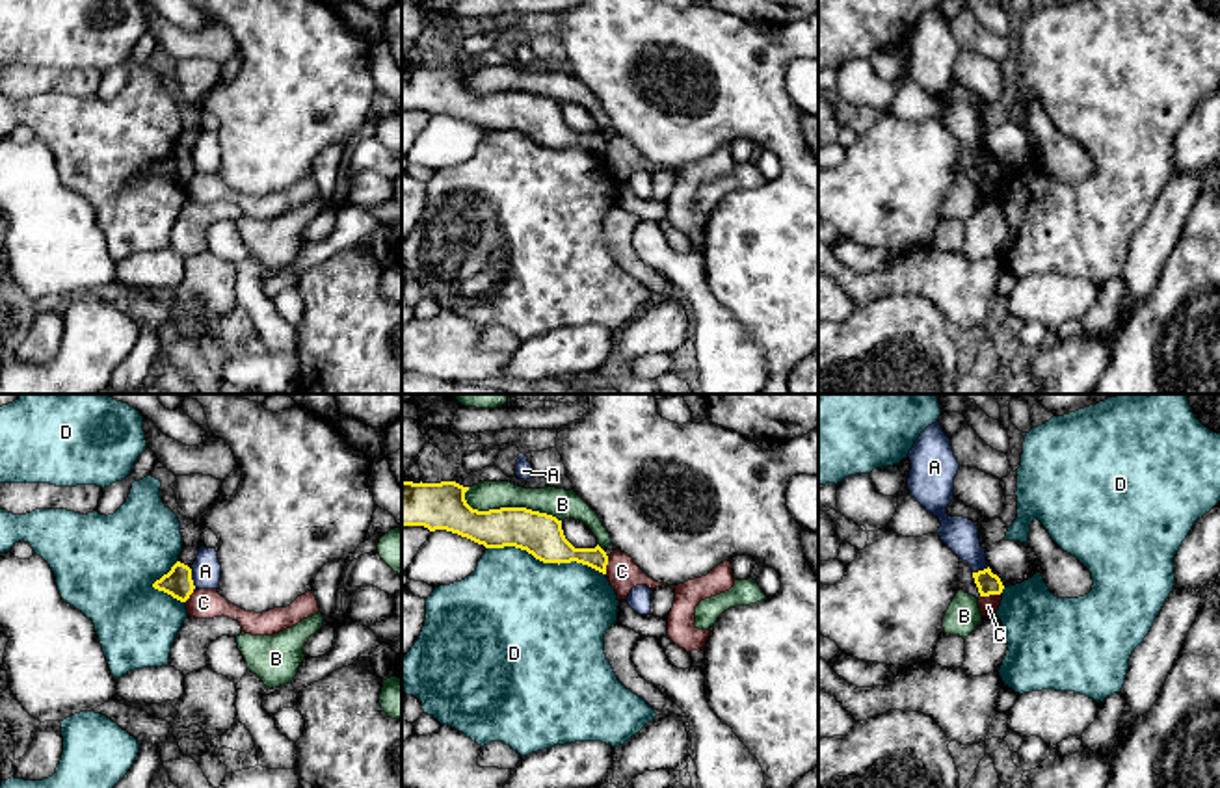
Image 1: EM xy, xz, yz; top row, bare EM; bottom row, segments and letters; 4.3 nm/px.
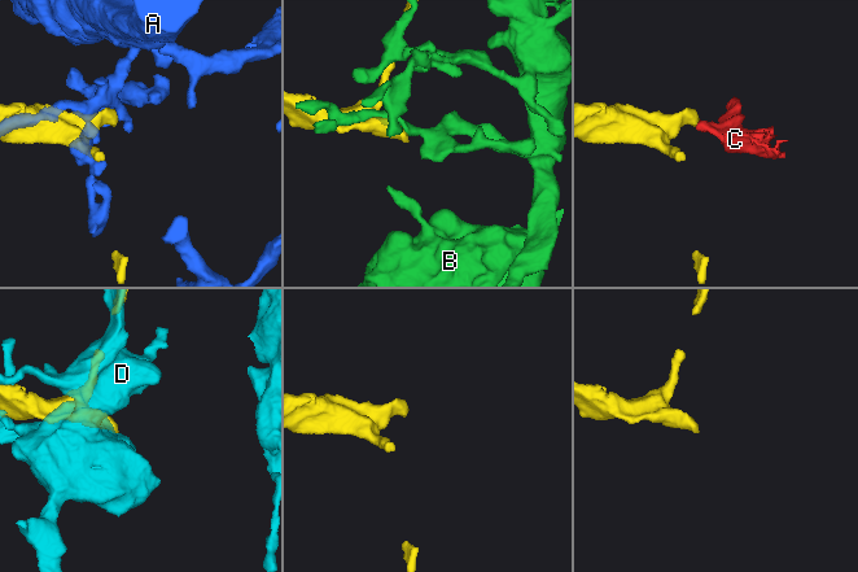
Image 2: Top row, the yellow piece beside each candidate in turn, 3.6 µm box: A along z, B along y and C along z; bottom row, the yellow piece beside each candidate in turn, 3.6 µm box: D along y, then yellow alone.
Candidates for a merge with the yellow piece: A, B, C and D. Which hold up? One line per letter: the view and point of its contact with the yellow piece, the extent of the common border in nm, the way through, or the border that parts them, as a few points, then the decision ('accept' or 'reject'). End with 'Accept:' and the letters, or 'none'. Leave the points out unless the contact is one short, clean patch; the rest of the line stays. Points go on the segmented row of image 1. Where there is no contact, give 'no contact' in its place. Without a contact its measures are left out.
A: meets yellow in xy at (190, 578); contact 90 nm long; reject
B: meets yellow in xz at (510, 508); contact 440 nm long; reject
C: meets yellow in yz at (990, 593); contact 90 nm long; border along yz (999, 593), (981, 597); reject
D: meets yellow in xz at (547, 562); contact 550 nm long; reject
Accept: none

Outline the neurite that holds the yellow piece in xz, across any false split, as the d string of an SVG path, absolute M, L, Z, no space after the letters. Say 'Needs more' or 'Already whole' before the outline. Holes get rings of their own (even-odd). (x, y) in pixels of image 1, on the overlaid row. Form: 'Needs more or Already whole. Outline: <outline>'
Already whole. Outline: M402 479L402 526L446 530L485 548L515 546L543 563L582 563L606 574L608 556L595 548L575 548L562 520L526 507L472 509L456 481L413 483Z

